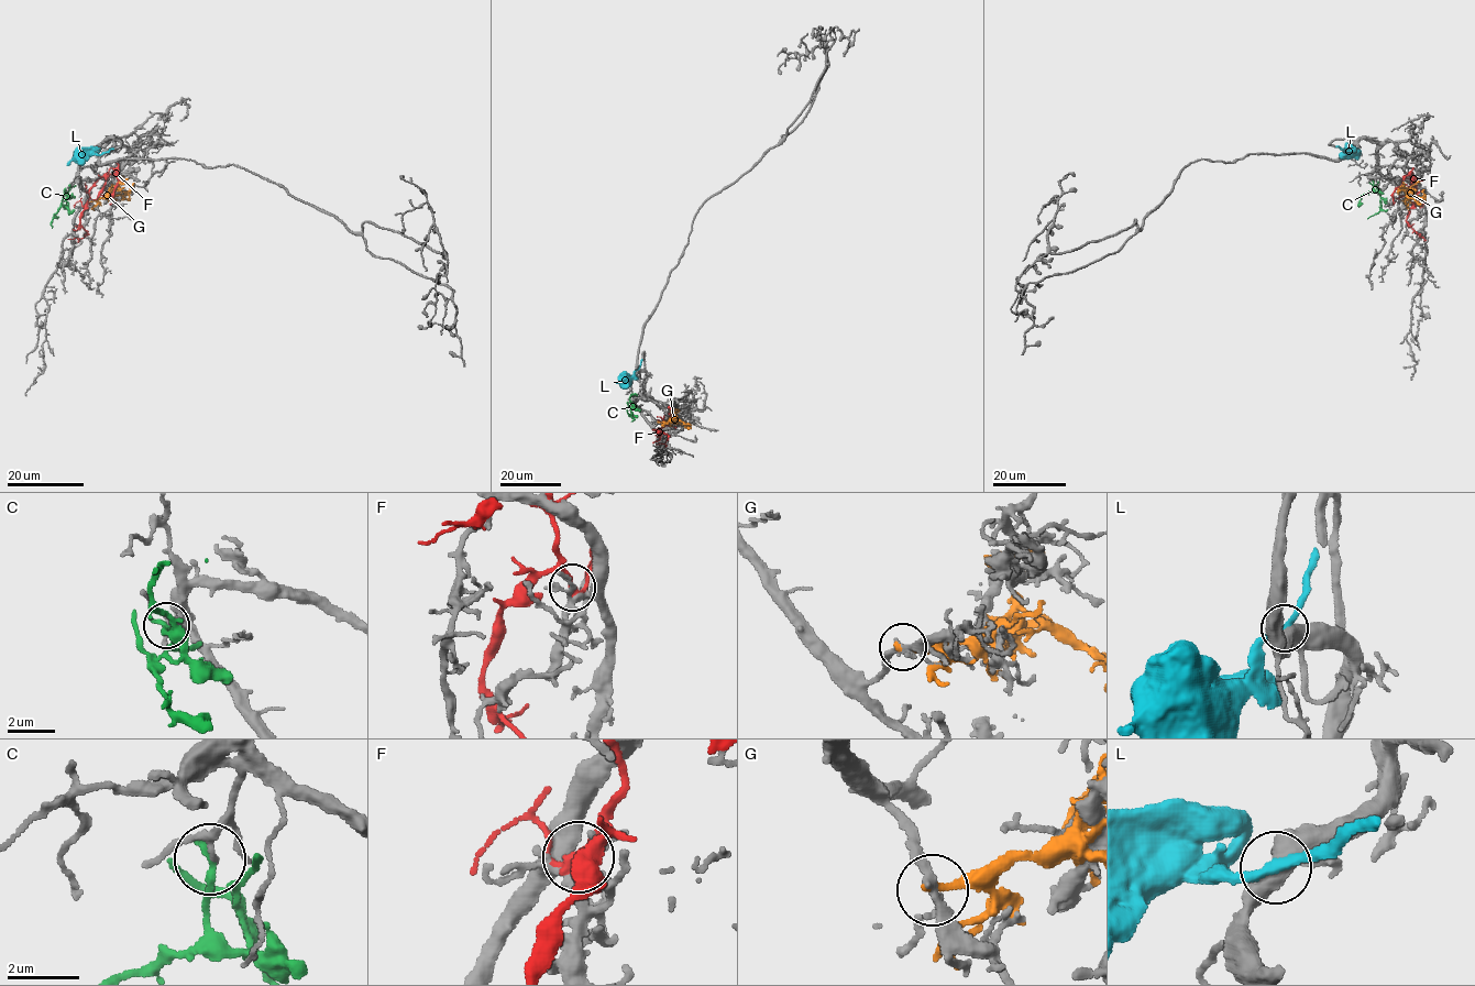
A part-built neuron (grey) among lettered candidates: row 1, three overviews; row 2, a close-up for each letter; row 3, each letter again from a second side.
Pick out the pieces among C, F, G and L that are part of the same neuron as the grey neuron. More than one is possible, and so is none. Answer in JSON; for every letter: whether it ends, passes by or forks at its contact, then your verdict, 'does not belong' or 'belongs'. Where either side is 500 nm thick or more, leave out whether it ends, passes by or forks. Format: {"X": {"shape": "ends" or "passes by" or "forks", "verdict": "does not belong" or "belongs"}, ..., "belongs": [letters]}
{"C": {"shape": "passes by", "verdict": "does not belong"}, "F": {"shape": "passes by", "verdict": "does not belong"}, "G": {"shape": "ends", "verdict": "does not belong"}, "L": {"shape": "passes by", "verdict": "belongs"}, "belongs": ["L"]}

